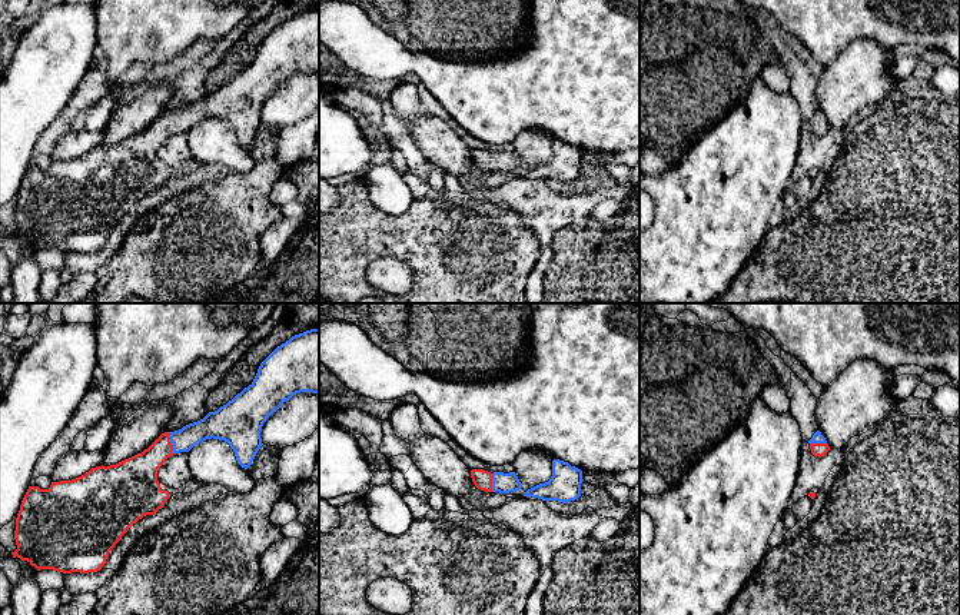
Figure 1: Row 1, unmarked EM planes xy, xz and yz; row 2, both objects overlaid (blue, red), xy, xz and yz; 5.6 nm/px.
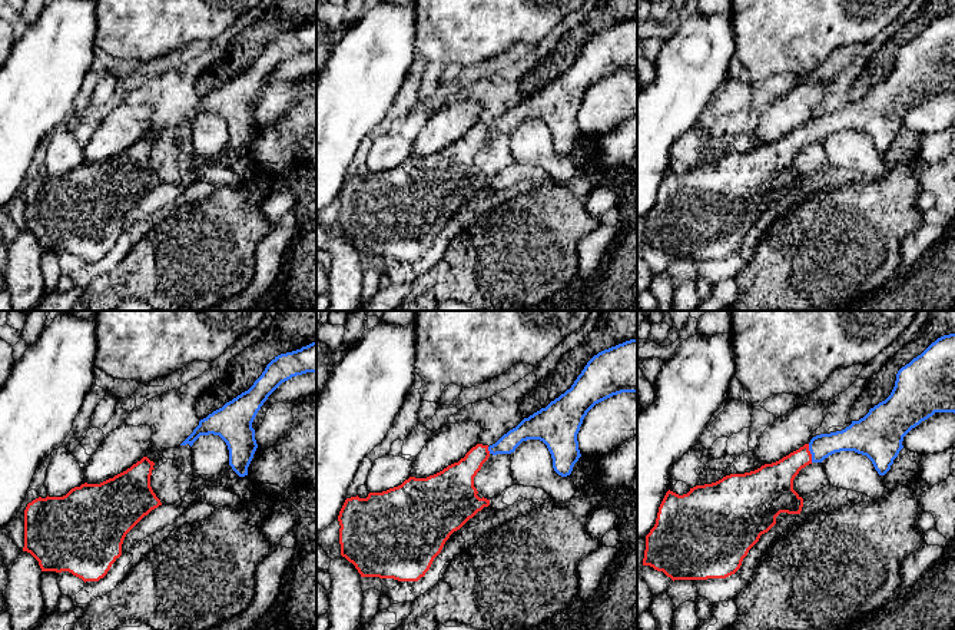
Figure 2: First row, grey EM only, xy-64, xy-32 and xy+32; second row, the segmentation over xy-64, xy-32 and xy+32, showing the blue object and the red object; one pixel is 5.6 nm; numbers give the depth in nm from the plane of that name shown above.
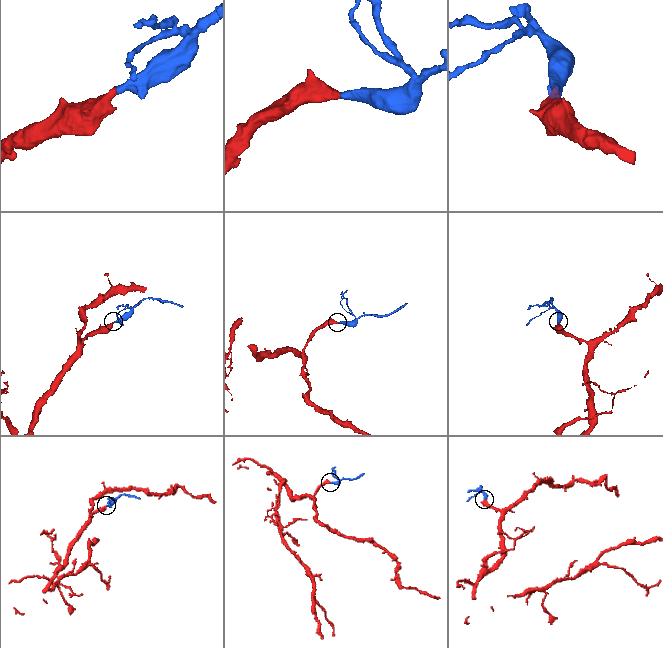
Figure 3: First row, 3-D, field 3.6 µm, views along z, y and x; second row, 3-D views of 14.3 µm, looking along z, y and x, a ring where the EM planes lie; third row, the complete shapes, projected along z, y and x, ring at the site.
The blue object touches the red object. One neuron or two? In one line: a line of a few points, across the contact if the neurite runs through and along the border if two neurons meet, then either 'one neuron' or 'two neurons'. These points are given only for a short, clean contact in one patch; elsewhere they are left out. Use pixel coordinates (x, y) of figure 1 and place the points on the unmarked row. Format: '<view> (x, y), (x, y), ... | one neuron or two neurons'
xy (212, 105), (172, 123), (139, 153) | one neuron

